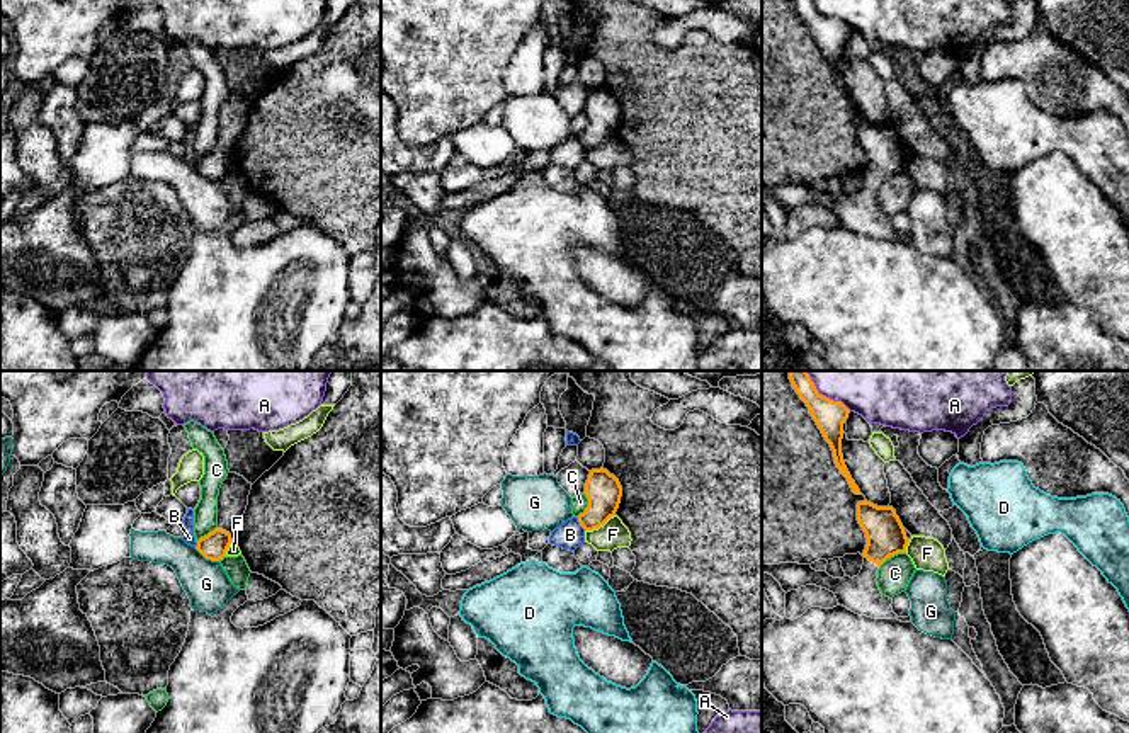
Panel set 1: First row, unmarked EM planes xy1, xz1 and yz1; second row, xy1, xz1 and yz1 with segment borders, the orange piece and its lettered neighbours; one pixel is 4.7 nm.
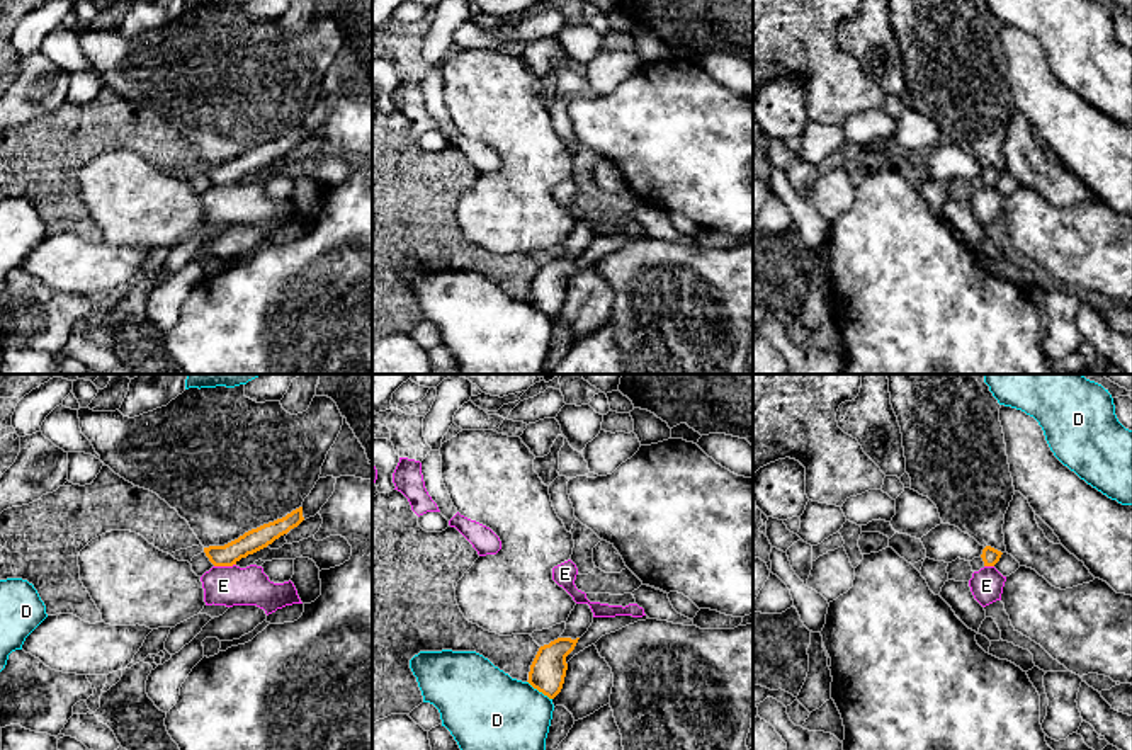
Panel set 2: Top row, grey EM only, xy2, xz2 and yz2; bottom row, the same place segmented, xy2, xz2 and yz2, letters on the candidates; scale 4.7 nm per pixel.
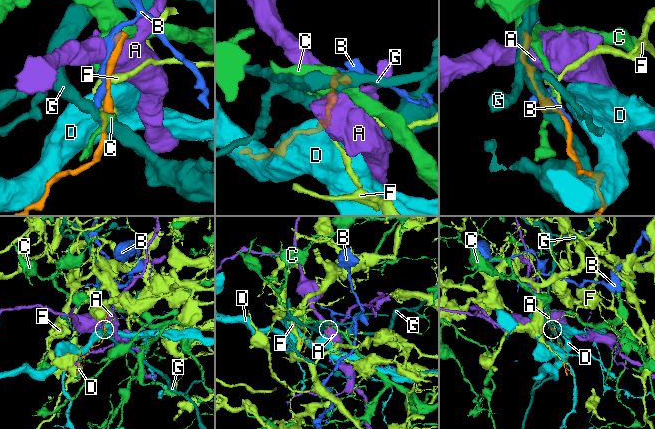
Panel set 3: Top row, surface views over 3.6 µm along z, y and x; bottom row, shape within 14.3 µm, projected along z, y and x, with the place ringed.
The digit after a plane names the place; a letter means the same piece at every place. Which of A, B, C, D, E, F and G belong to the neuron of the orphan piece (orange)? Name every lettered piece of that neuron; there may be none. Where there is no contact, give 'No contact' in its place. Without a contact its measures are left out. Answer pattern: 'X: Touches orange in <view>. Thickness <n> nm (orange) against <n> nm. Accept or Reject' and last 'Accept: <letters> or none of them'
A: Touches orange in yz1. Thickness 150 nm (orange) against 200 nm. Reject
B: Touches orange in xz1. Thickness 170 nm (orange) against 130 nm. Reject
C: Touches orange in yz1. Thickness 180 nm (orange) against 160 nm. Reject
D: Touches orange in xz2. Thickness 170 nm (orange) against 440 nm. Reject
E: Touches orange in xy2. Thickness 110 nm (orange) against 190 nm. Reject
F: Touches orange in xz1. Thickness 170 nm (orange) against 140 nm. Reject
G: Touches orange in xy1. Thickness 130 nm (orange) against 200 nm. Reject
Accept: none of them

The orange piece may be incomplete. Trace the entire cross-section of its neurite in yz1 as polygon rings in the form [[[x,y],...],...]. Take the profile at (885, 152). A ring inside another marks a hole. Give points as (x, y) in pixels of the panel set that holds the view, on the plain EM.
[[[864,119],[857,122],[857,139],[867,156],[864,184],[857,196],[833,197],[826,190],[799,182],[762,184],[762,192],[772,194],[786,213],[816,204],[833,211],[840,224],[859,235],[911,241],[911,235],[898,236],[893,231],[893,218],[882,214],[876,201],[879,185],[888,177],[906,172],[910,162],[896,129]]]

